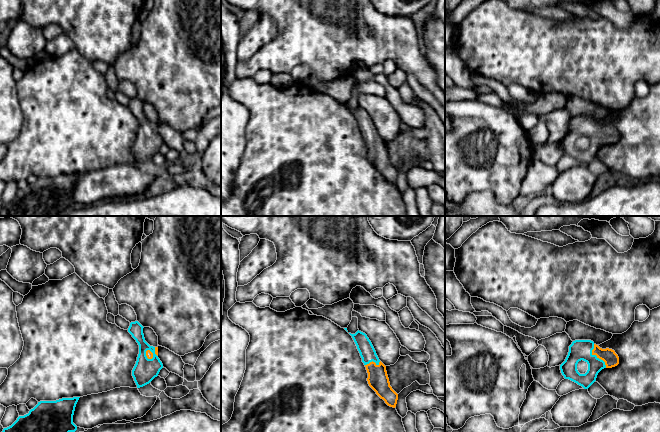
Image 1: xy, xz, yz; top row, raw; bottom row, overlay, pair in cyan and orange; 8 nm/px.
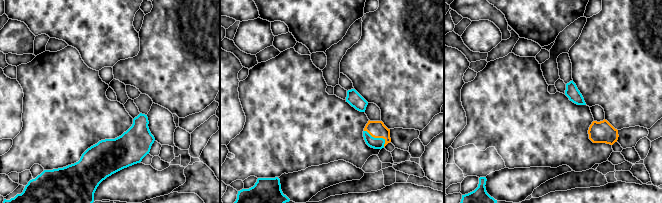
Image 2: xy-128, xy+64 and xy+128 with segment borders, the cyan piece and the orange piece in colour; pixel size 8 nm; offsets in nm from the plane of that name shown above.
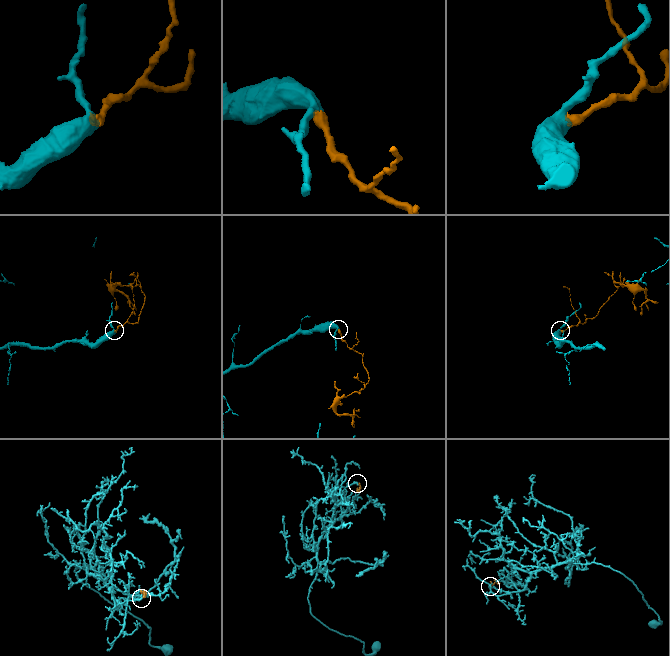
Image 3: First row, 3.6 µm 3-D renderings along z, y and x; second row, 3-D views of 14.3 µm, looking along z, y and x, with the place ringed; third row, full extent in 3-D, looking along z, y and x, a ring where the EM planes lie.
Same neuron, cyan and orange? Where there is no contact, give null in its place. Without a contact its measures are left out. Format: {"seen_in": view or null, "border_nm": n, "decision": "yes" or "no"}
{"seen_in": "yz", "border_nm": 220, "decision": "yes"}

